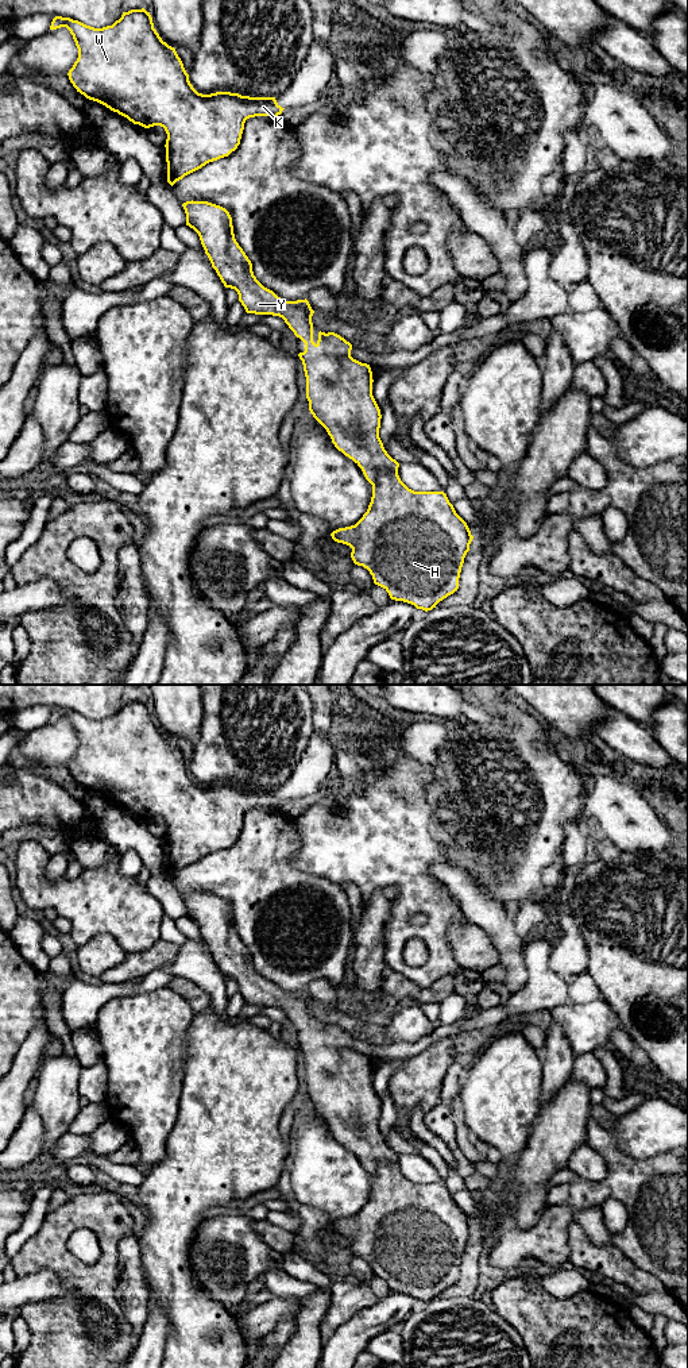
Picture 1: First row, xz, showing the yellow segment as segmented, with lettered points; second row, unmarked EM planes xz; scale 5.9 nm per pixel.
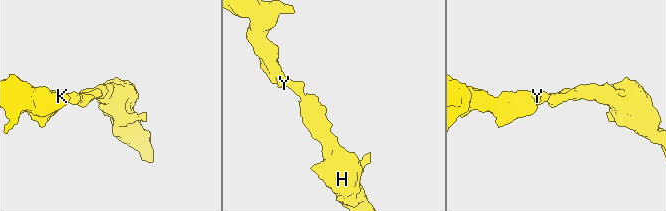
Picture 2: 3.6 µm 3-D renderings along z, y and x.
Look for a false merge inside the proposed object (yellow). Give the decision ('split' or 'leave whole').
leave whole

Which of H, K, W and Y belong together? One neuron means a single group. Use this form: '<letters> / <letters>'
H K W Y

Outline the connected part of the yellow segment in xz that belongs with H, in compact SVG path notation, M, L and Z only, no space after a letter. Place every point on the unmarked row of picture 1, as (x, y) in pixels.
M193 891L182 898L186 917L198 925L212 959L225 979L237 983L246 1003L282 1009L305 1034L305 1043L298 1048L306 1068L309 1102L326 1121L335 1138L352 1151L372 1176L367 1203L355 1217L333 1222L332 1230L352 1240L353 1255L367 1260L374 1275L383 1279L391 1291L432 1302L459 1280L461 1259L474 1228L444 1183L414 1183L401 1172L399 1155L387 1145L379 1129L382 1106L372 1087L370 1056L353 1051L352 1036L335 1024L320 1022L318 1032L313 1033L314 1002L309 993L286 993L256 971L251 952L235 930L232 909L225 899Z

